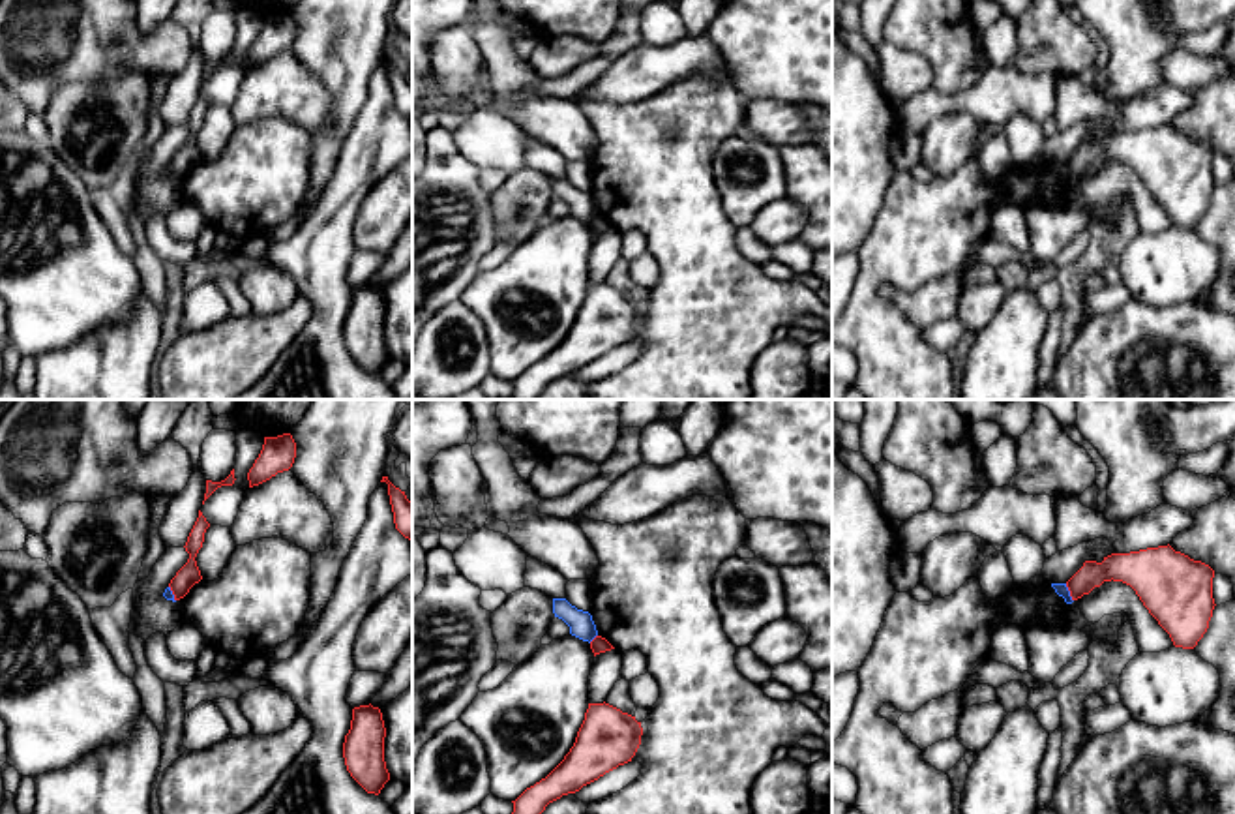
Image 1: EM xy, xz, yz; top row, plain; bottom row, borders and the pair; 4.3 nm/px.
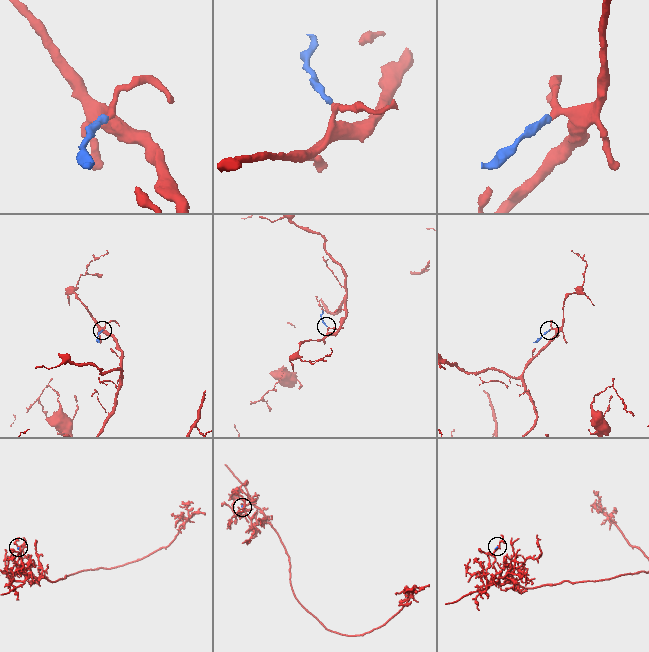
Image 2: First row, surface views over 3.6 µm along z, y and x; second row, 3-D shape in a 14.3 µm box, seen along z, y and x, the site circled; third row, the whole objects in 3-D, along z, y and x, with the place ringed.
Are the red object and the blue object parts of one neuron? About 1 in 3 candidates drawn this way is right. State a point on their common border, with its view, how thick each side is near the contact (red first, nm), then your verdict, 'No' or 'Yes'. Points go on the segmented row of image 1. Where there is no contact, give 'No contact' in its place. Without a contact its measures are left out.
Touches red at yz (1071, 593). Thickness 130 nm (red) against 60 nm. No

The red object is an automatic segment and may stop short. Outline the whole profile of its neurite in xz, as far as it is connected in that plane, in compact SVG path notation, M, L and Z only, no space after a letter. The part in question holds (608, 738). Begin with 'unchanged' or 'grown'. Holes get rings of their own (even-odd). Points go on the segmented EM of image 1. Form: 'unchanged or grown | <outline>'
unchanged | M605 701L588 703L570 752L545 778L512 801L512 814L542 814L549 803L575 793L618 765L632 761L641 735L643 728L635 716Z

